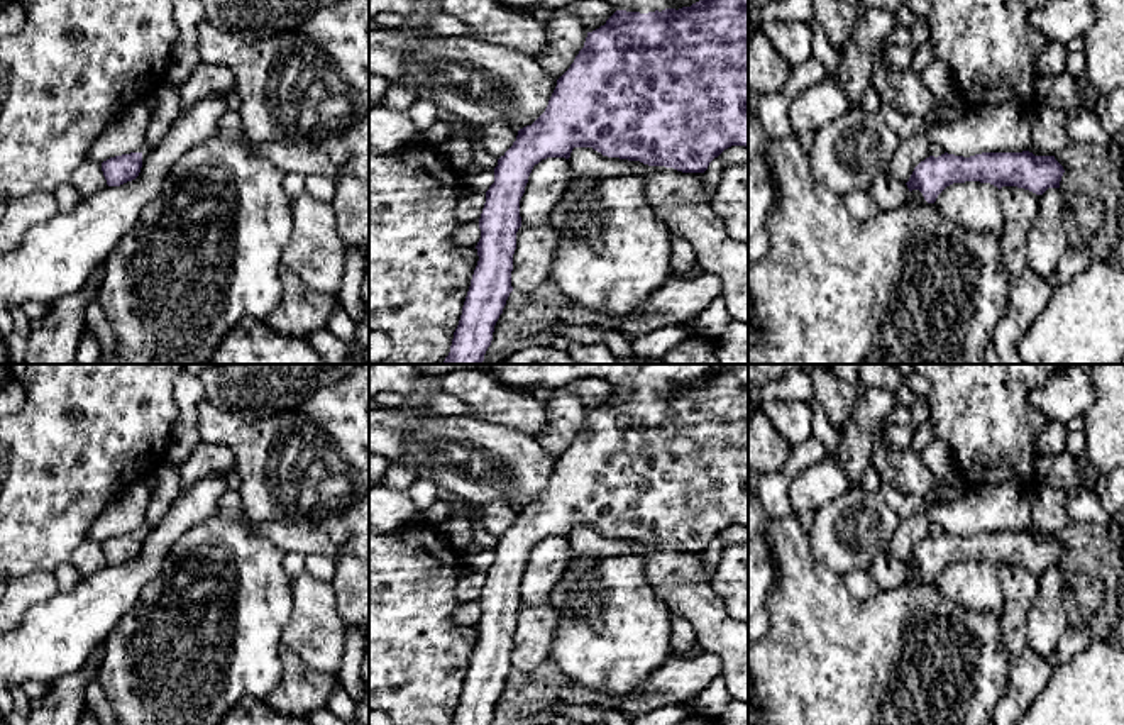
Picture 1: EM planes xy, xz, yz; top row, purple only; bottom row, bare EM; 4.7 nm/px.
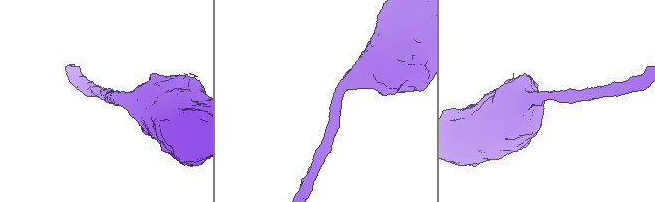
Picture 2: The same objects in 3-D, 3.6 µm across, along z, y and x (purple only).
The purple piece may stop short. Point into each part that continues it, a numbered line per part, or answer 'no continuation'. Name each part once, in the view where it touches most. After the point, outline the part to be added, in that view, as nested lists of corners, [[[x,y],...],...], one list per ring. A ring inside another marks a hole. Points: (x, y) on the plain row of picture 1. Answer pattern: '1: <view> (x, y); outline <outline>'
no continuation

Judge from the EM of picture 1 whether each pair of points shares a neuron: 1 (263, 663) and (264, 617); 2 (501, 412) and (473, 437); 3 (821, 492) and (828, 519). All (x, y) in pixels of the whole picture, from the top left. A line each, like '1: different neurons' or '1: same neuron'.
1: same neuron
2: different neurons
3: different neurons

